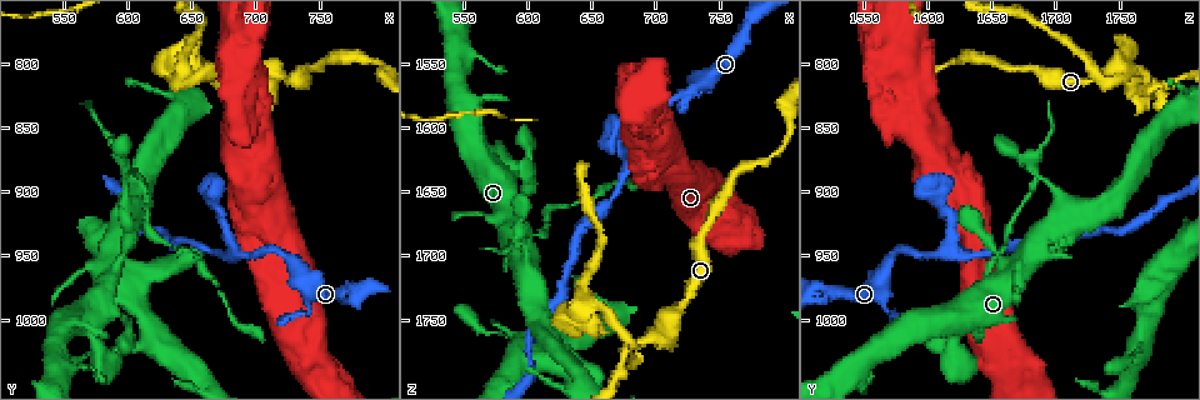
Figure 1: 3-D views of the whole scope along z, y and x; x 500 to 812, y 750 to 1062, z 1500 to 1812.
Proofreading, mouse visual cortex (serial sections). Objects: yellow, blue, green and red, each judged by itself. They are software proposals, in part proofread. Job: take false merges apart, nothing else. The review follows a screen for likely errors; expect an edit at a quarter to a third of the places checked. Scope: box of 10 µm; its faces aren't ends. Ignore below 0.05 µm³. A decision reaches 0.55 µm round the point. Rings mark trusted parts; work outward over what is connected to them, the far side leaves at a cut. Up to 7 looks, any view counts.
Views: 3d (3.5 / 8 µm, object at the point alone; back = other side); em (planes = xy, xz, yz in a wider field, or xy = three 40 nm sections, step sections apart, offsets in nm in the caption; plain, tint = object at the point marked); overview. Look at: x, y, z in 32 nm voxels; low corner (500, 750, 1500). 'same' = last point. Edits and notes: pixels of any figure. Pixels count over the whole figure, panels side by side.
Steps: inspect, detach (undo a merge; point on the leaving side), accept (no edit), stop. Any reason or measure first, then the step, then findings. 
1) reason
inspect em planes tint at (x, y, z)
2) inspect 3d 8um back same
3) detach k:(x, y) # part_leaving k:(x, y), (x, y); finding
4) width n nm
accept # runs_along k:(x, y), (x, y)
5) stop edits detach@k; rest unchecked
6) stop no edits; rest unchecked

sudden change in width
inspect 3d 8um at (668, 914, 1610)

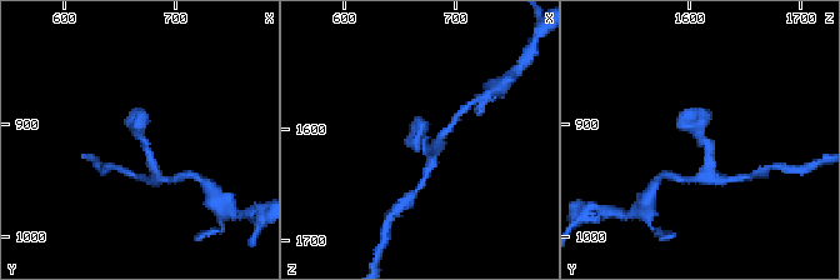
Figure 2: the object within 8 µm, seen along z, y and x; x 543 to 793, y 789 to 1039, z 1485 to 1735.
inspect em planes tint same

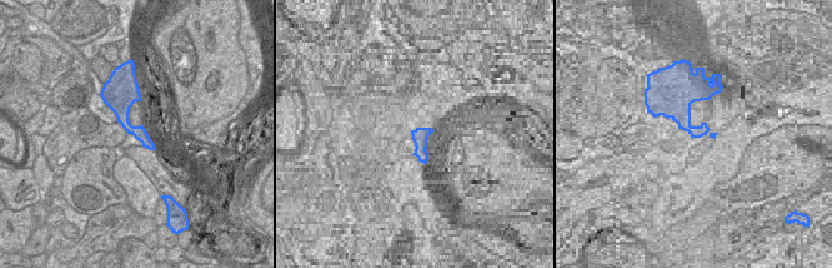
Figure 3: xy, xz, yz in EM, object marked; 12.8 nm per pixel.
width 170 nm
accept # runs_along 2:(706, 169), (709, 148), (685, 110); continuous, no second cell

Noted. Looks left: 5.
sharp bend
inspect 3d 3.5um at (684, 816, 1768)

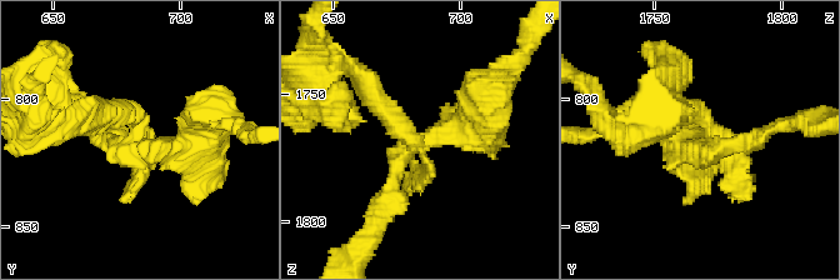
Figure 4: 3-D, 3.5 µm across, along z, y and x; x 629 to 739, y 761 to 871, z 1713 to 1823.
now the EM
inspect em xy step 3 tint at (685, 818, 1769)

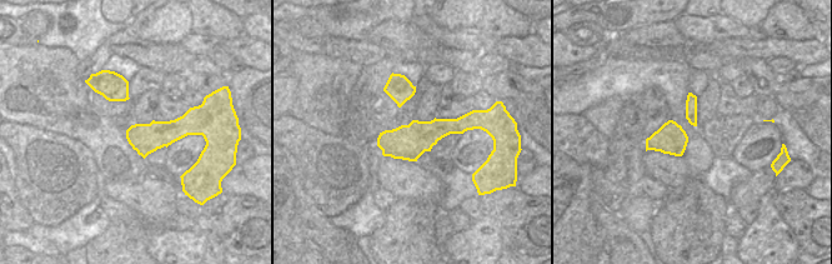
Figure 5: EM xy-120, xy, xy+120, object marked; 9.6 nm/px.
detach 4:(403, 121) # part_leaving 4:(419, 149), (350, 66); two cells meet here

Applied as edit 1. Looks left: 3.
redraw
inspect overview

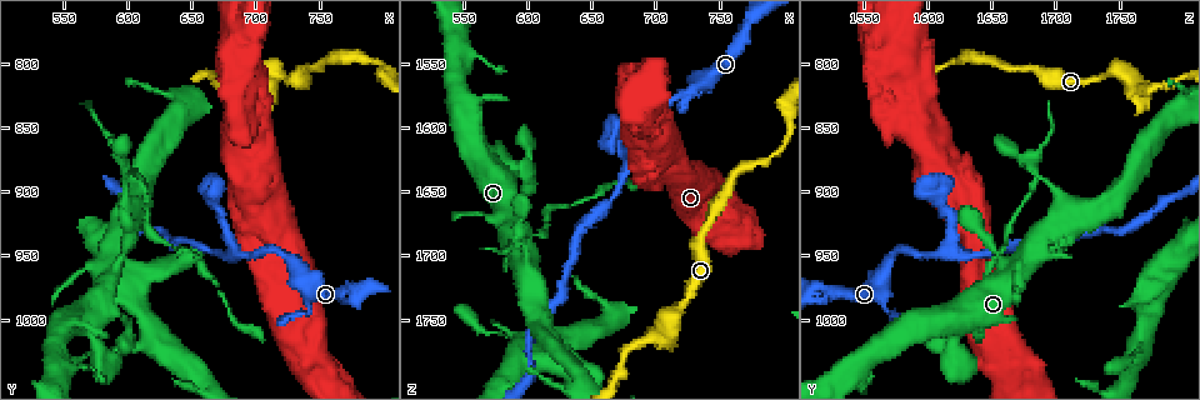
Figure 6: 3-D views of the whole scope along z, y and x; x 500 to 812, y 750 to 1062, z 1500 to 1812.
inspect 3d 3.5um at (600, 918, 1708)

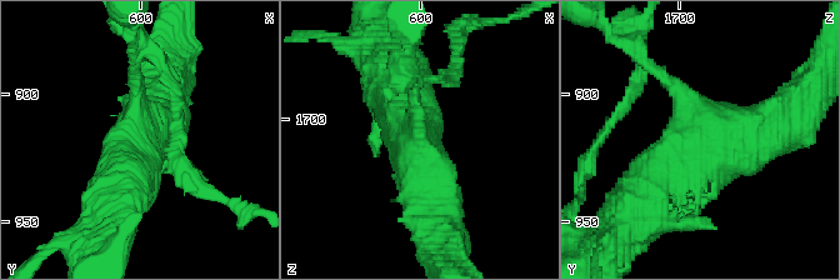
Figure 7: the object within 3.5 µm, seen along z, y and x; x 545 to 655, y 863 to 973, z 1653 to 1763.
inspect em xy step 1 tint at (598, 917, 1706)

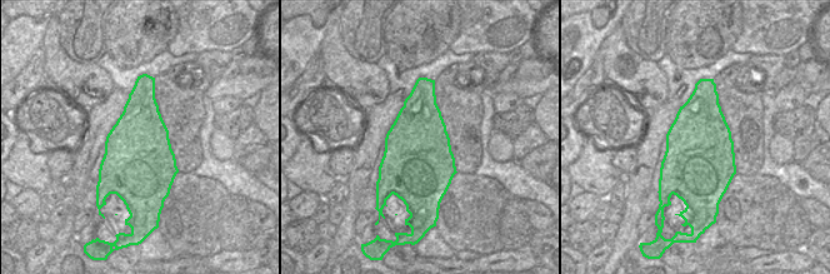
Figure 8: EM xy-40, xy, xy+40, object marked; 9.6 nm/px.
width 700 nm
accept # runs_along 7:(626, 210), (696, 138), (741, 138); one cell here

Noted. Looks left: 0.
stop edits detach@4; rest unchecked

